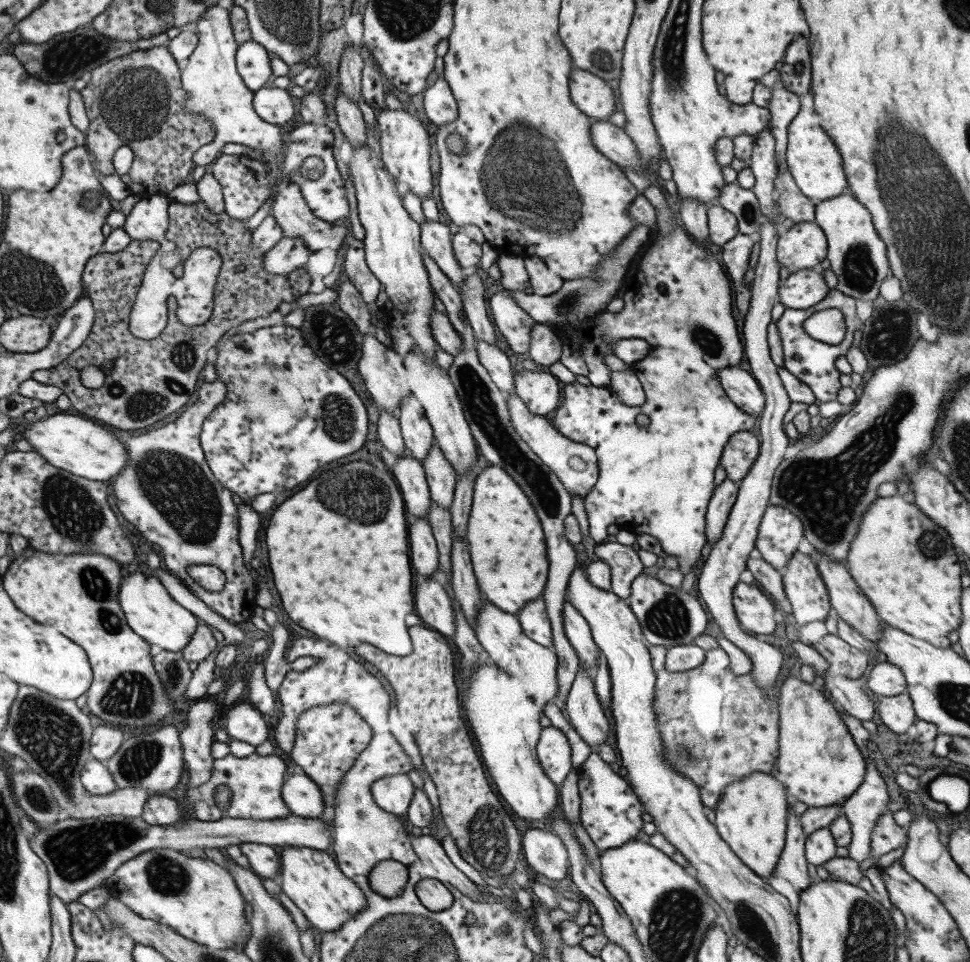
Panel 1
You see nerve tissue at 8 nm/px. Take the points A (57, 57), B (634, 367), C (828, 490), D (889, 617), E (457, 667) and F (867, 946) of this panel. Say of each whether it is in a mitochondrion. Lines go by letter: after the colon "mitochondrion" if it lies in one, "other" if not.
A: mitochondrion
B: other
C: mitochondrion
D: other
E: other
F: mitochondrion

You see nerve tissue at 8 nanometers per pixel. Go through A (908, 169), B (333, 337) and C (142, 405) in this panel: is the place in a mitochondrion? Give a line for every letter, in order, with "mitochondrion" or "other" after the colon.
A: mitochondrion
B: mitochondrion
C: mitochondrion

